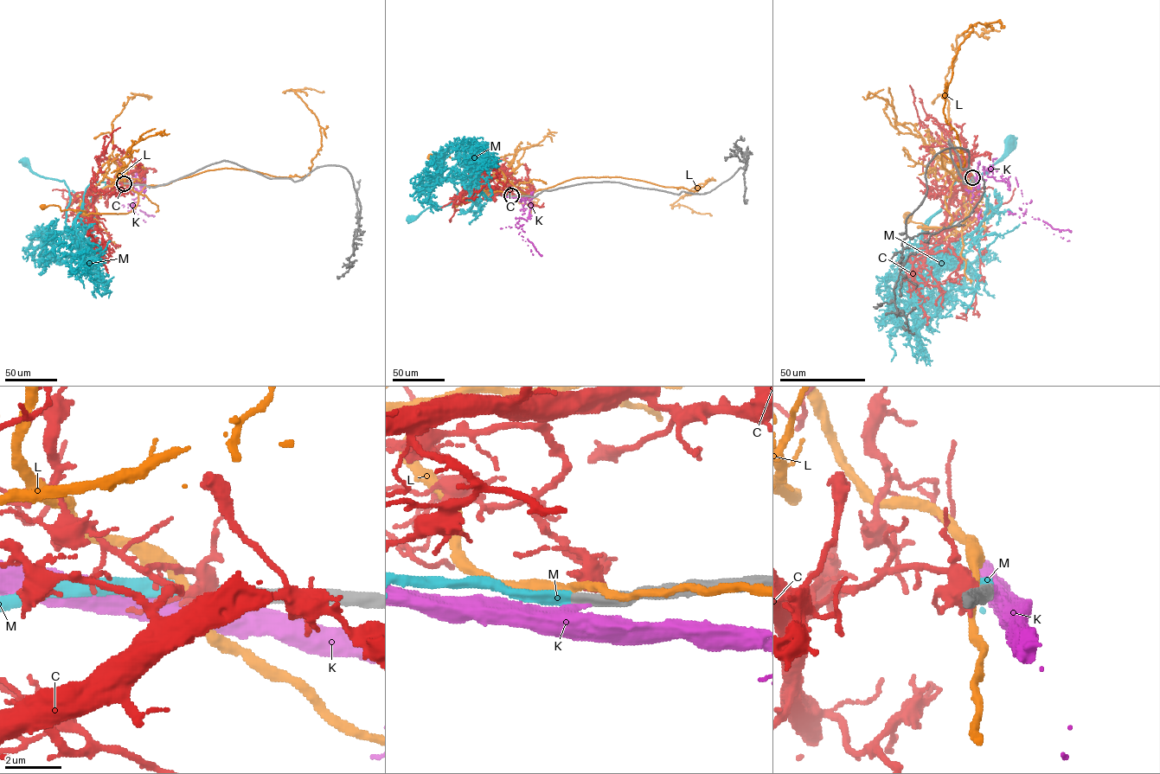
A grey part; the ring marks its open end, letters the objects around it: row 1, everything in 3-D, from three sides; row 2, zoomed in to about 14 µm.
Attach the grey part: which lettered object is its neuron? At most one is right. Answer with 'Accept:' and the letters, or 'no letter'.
Accept: M

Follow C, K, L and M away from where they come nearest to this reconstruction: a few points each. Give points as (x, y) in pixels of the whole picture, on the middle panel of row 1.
C: (512, 195), (509, 189), (471, 189), (462, 193), (459, 201), (471, 198), (484, 186)
K: (511, 196), (528, 199), (532, 205), (528, 217), (516, 223), (522, 227), (515, 227), (533, 245), (533, 255)
L: (511, 195), (525, 195), (492, 165), (478, 163), (473, 170), (466, 158), (432, 156)
M: (511, 195), (478, 188), (470, 170), (456, 164), (452, 174), (457, 196), (451, 204), (429, 207), (412, 218)

